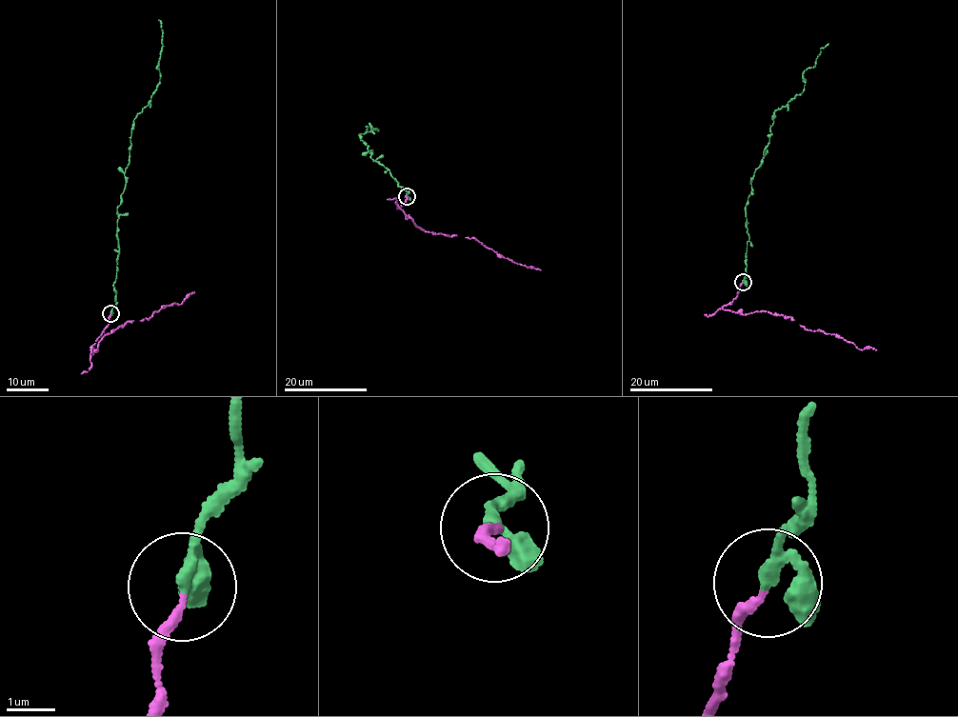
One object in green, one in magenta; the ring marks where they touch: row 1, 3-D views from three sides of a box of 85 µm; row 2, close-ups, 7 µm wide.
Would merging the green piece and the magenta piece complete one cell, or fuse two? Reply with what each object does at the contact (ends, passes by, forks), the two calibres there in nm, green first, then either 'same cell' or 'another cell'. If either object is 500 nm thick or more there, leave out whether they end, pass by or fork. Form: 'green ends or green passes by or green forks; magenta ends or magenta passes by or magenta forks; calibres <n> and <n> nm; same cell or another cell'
green passes by; magenta ends; calibres 190 and 150 nm; same cell

